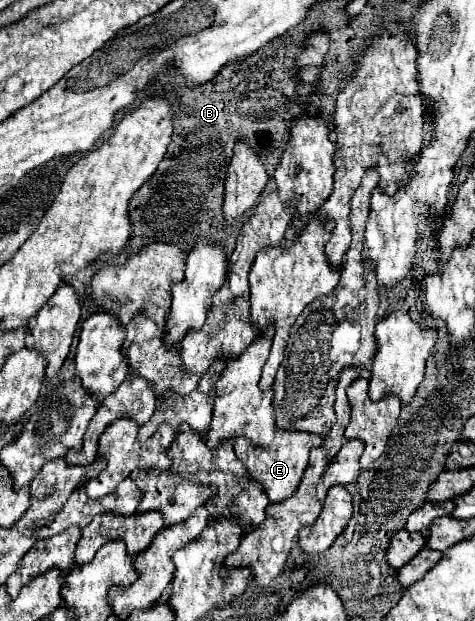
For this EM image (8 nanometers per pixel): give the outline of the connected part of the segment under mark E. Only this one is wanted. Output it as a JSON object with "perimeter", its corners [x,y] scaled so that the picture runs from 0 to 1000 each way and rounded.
{"perimeter":[[[583,694],[575,713],[558,723],[533,720],[516,707],[499,707],[491,713],[491,720],[495,720],[495,733],[503,736],[503,742],[520,752],[520,762],[541,778],[554,781],[558,797],[566,800],[566,810],[592,810],[592,807],[608,804],[608,797],[617,797],[617,791],[625,791],[625,784],[638,771],[642,752],[646,752],[651,726],[676,713],[680,713],[676,700],[629,697],[629,694]]]}

